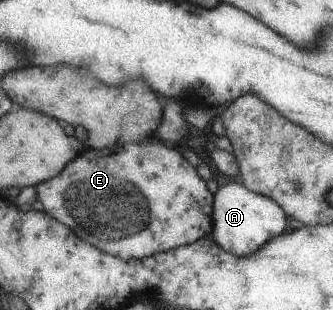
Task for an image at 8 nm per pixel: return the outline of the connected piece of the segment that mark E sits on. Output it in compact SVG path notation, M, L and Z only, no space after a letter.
M147 139L144 142L133 142L124 144L106 145L101 149L84 148L80 151L55 177L49 178L39 185L34 185L36 189L36 198L42 204L44 212L52 218L56 218L58 222L64 222L64 226L72 226L72 230L76 230L76 238L84 238L84 242L98 248L106 254L116 256L116 258L124 258L127 260L140 260L140 258L148 258L156 252L164 252L170 248L178 248L184 244L192 244L194 240L200 238L210 238L212 225L214 224L214 215L212 214L212 194L208 192L206 184L200 180L200 176L196 174L194 166L190 164L188 168L188 160L176 149L167 148L161 141Z

